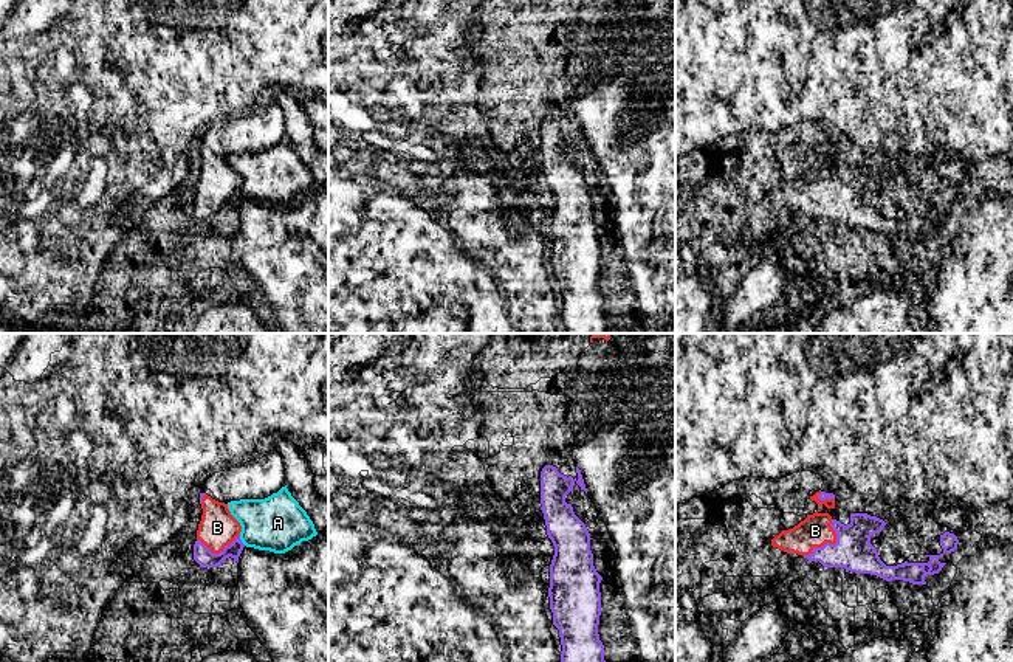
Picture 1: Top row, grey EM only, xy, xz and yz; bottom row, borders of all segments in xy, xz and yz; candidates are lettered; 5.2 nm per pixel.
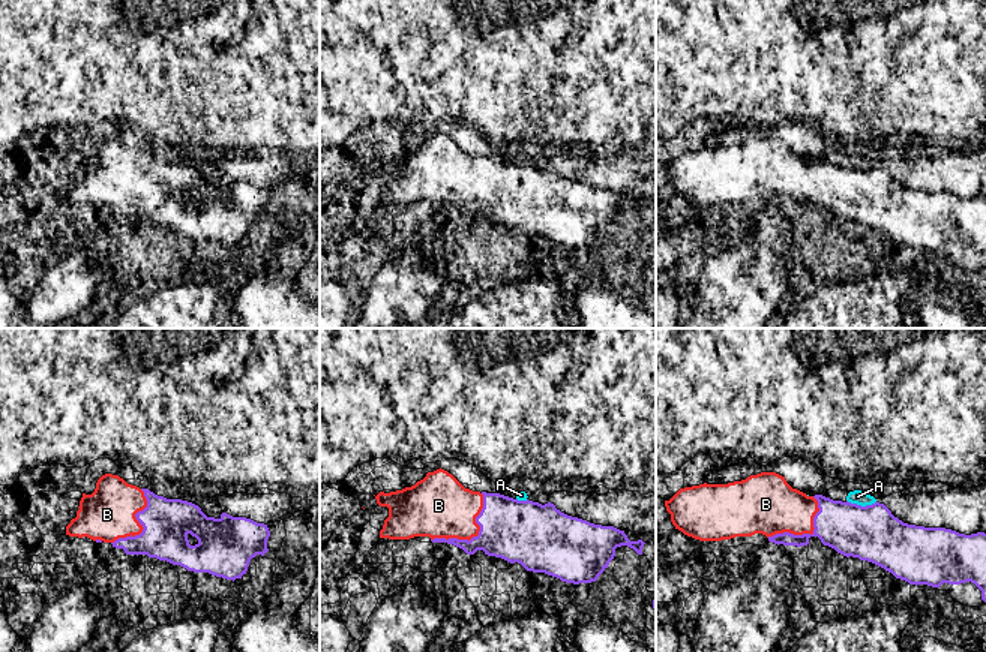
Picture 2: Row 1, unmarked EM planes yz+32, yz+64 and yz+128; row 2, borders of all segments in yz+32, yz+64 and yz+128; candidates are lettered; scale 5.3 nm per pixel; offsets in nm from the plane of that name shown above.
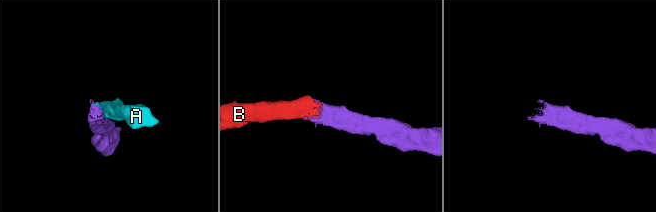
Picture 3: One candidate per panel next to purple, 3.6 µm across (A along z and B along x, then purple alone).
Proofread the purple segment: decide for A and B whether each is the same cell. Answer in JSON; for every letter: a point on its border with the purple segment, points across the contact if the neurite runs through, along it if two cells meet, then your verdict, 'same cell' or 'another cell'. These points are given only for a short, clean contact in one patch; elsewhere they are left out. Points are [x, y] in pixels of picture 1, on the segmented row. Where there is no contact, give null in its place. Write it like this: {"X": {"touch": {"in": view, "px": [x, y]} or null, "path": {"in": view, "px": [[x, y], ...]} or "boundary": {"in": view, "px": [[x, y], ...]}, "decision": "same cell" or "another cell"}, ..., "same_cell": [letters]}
{"A": {"touch": {"in": "xy", "px": [240, 540]}, "decision": "another cell"}, "B": {"touch": {"in": "yz", "px": [829, 543]}, "path": {"in": "yz", "px": [[852, 551], [848, 546], [829, 543], [815, 530]]}, "decision": "same cell"}, "same_cell": ["B"]}

